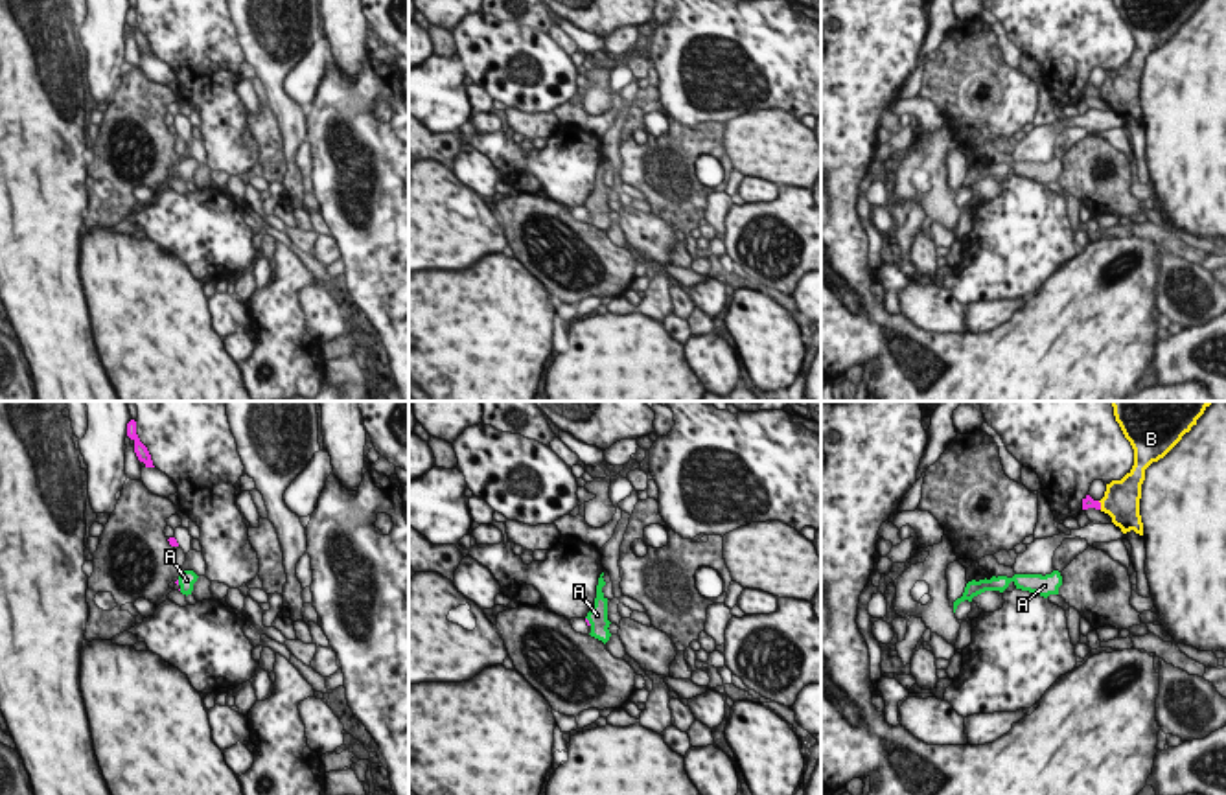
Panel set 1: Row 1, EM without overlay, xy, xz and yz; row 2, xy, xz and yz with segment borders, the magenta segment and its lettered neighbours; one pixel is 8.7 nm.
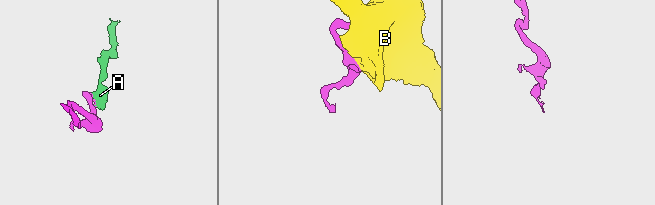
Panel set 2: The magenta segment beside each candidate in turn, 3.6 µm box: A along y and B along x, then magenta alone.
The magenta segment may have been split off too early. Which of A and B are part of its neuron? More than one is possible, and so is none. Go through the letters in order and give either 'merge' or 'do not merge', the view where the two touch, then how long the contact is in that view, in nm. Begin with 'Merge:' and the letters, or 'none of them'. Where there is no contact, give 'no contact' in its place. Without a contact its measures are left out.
Merge: A
A: merge; contact in xz; length 100 nm
B: do not merge; contact in yz; length 90 nm

